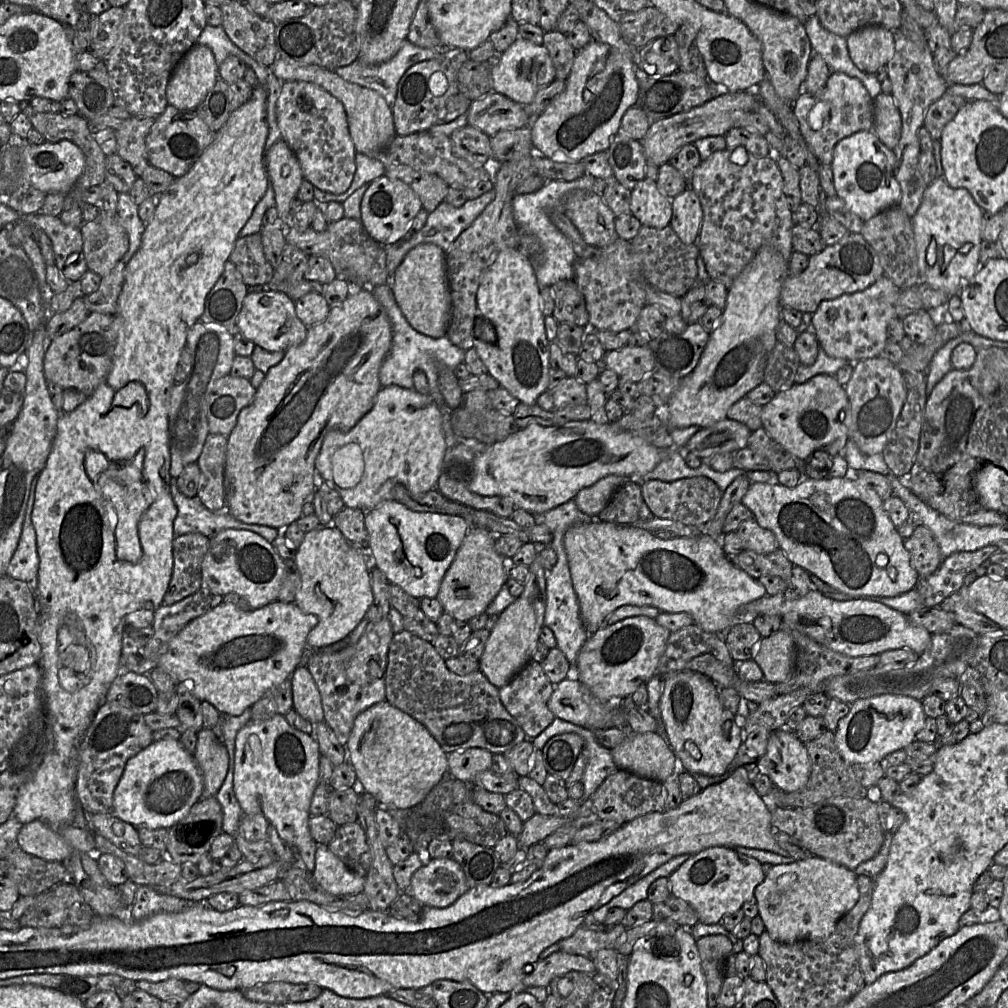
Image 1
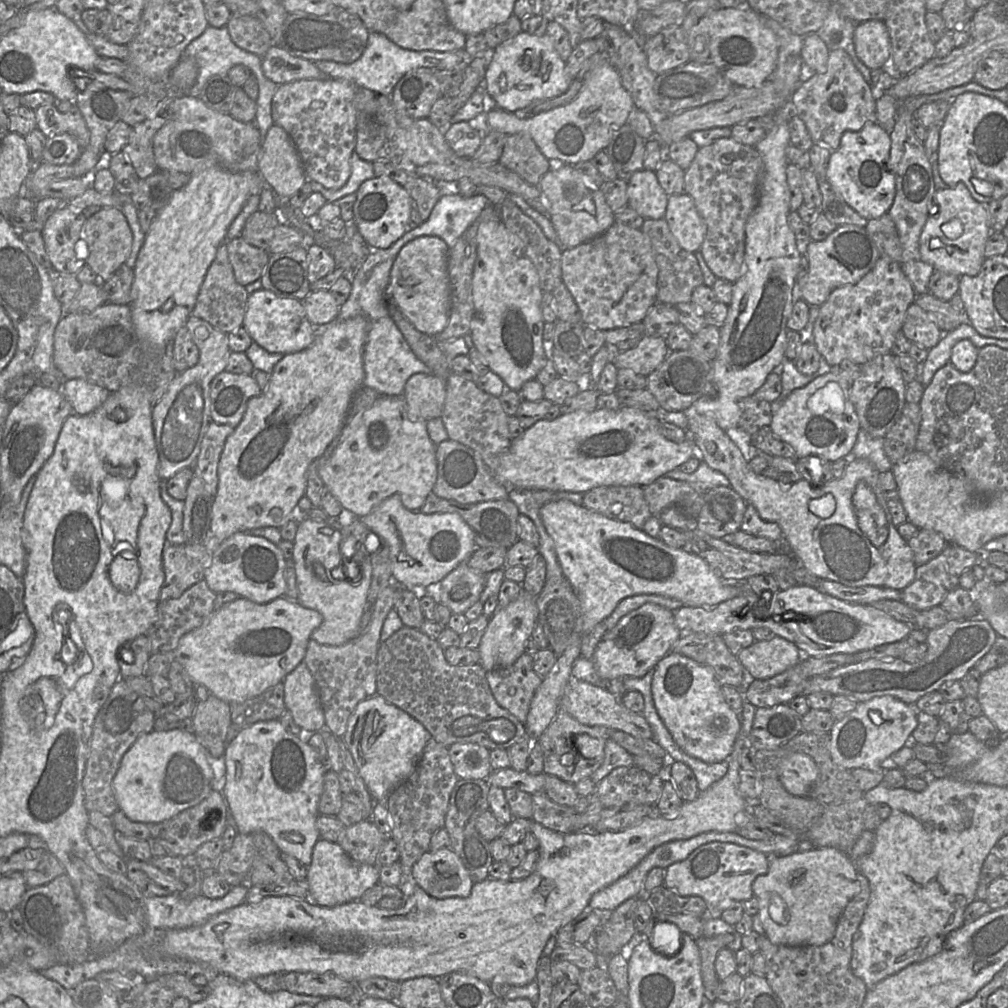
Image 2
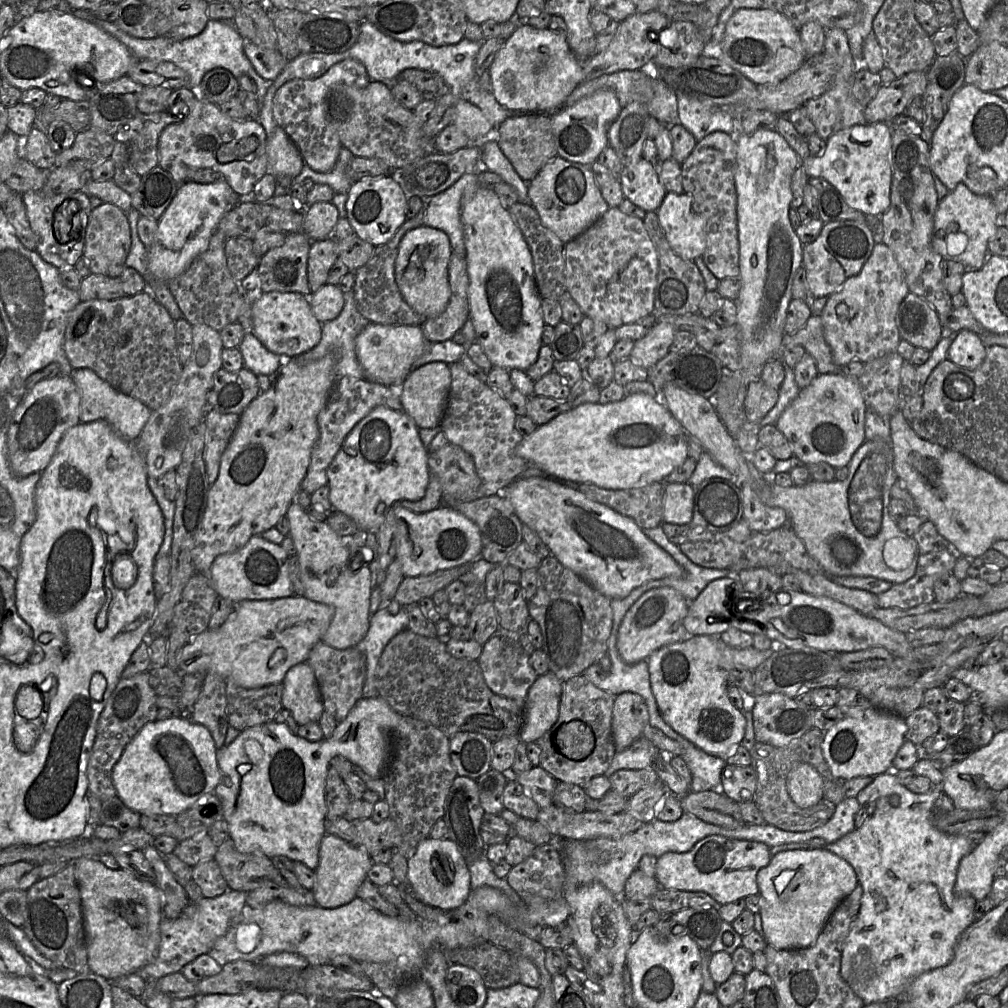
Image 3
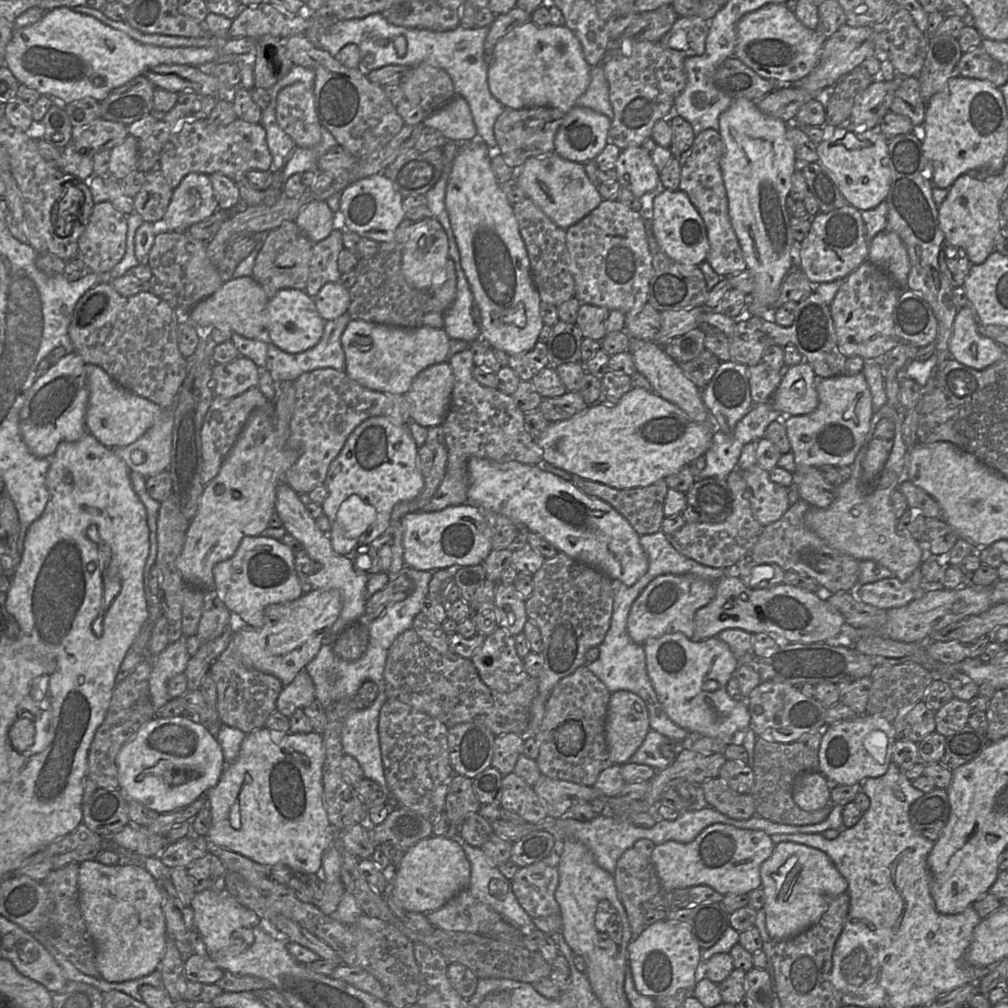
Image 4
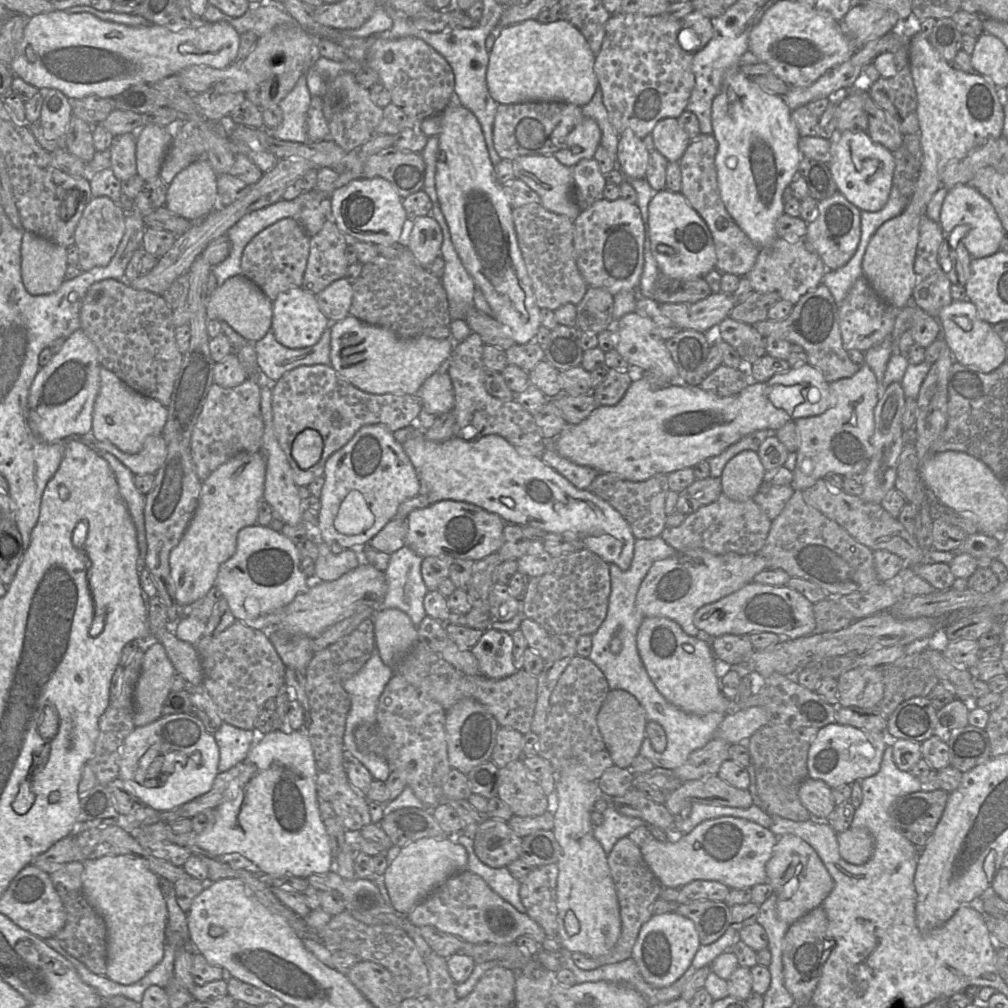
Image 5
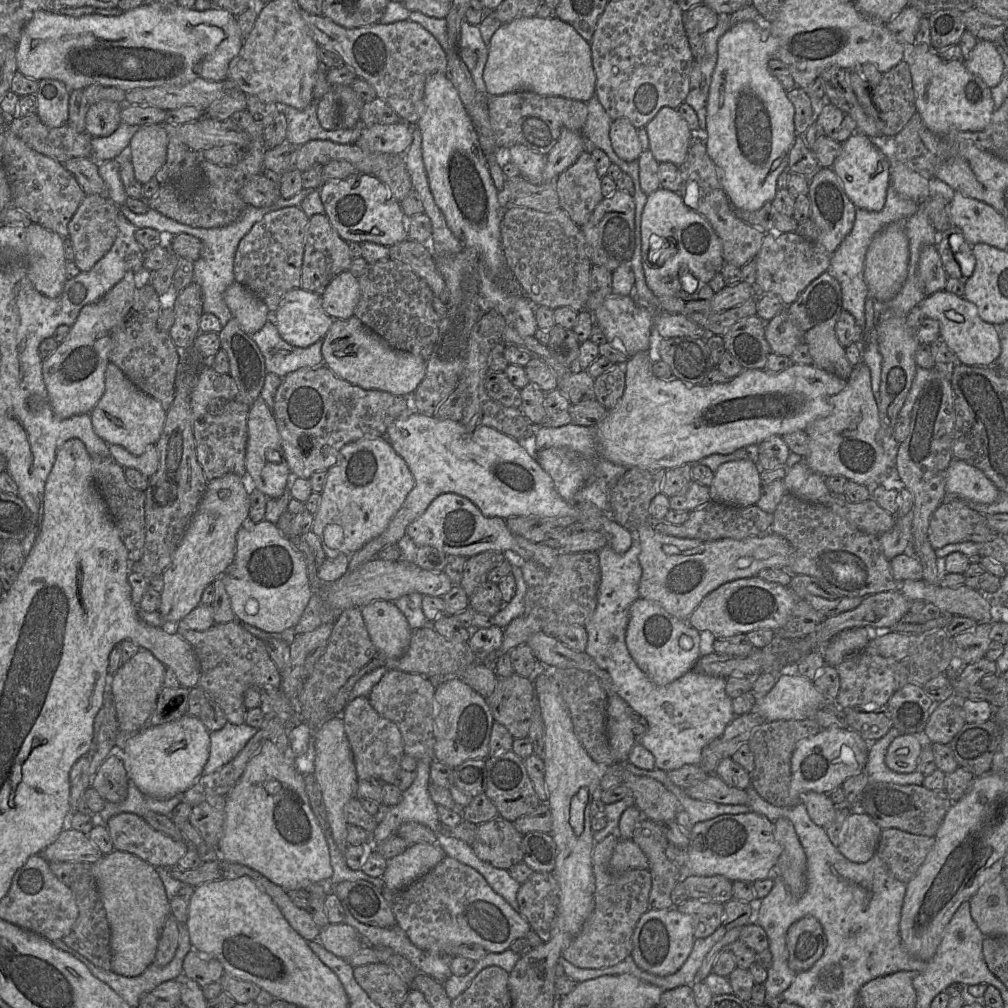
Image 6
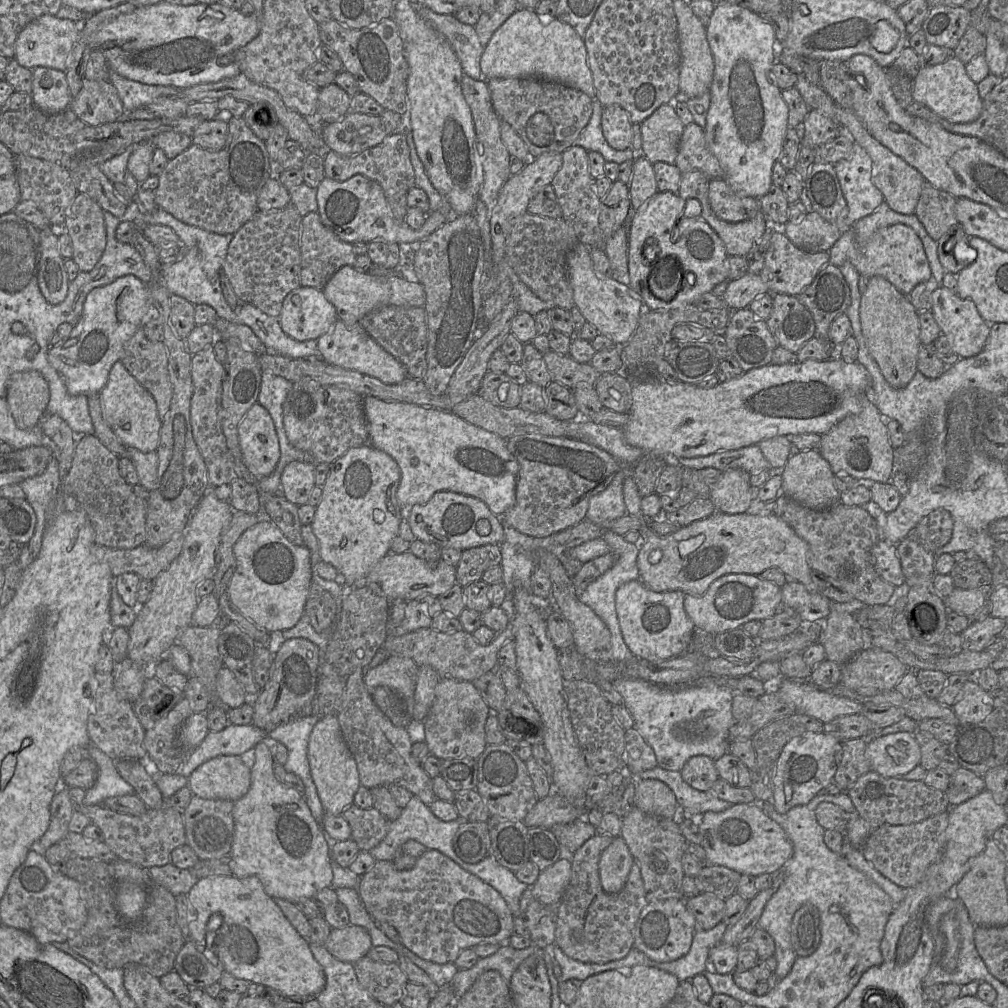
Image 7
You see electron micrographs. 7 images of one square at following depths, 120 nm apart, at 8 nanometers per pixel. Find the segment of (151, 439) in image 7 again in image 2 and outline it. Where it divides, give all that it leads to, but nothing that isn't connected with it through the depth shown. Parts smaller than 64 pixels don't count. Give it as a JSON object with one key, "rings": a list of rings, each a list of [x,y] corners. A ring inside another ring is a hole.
{"rings":[[[75,378],[63,383],[62,394],[71,405],[73,413],[86,415],[98,408],[110,391],[87,380]]]}

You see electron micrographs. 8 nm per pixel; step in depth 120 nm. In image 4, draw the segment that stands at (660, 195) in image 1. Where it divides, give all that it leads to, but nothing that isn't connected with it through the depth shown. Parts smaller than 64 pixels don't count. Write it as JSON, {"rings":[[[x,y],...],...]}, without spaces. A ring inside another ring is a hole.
{"rings":[[[631,146],[621,150],[616,161],[616,181],[638,198],[661,184],[650,153],[642,146]]]}

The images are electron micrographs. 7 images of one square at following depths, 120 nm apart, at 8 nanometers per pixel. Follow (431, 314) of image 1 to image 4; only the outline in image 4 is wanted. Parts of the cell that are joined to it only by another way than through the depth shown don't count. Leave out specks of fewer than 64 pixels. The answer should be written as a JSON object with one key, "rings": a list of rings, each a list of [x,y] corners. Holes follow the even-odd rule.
{"rings":[[[431,216],[414,222],[405,230],[401,268],[406,281],[416,289],[428,290],[433,276],[440,273],[449,259],[449,241],[443,226]]]}

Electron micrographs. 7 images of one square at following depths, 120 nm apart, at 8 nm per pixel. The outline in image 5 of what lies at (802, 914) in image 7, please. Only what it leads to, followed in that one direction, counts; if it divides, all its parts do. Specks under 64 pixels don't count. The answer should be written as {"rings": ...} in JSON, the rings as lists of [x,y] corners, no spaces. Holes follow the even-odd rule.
{"rings":[[[817,907],[788,927],[783,942],[784,984],[795,1000],[795,1007],[809,1005],[819,983],[822,968],[835,942],[828,936],[828,918],[825,910]]]}

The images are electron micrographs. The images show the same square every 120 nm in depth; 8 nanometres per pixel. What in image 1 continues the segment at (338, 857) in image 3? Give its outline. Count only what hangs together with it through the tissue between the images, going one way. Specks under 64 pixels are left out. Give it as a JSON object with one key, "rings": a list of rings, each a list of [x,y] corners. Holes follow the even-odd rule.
{"rings":[[[326,844],[317,845],[315,868],[311,873],[315,881],[332,895],[363,892],[365,877],[351,871]]]}

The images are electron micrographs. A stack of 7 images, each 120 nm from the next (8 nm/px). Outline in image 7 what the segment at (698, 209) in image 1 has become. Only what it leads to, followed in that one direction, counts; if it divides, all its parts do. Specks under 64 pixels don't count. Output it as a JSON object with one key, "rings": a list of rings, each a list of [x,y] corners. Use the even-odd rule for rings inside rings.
{"rings":[[[657,192],[653,197],[647,200],[638,210],[635,211],[633,218],[629,222],[629,238],[627,253],[629,287],[641,299],[645,310],[671,310],[680,308],[682,306],[693,305],[702,294],[711,292],[712,289],[720,282],[728,281],[728,255],[726,253],[726,249],[722,240],[718,237],[718,235],[712,230],[712,228],[705,222],[705,220],[701,216],[684,217],[684,213],[682,213],[683,209],[685,210],[685,202],[678,196],[677,193]],[[688,274],[692,274],[695,278],[695,282],[693,285],[688,284]]]}

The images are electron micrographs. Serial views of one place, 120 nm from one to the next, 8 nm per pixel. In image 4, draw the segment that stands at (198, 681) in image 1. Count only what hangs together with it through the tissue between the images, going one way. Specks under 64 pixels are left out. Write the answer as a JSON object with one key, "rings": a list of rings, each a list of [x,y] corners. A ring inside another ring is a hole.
{"rings":[[[312,589],[294,601],[268,605],[264,610],[264,625],[250,628],[241,624],[233,640],[246,665],[277,677],[287,686],[327,642],[341,609],[342,598],[338,590]],[[187,637],[170,643],[160,654],[152,657],[149,692],[154,710],[158,712],[170,699],[168,682],[178,674],[184,674],[191,658],[186,646]]]}

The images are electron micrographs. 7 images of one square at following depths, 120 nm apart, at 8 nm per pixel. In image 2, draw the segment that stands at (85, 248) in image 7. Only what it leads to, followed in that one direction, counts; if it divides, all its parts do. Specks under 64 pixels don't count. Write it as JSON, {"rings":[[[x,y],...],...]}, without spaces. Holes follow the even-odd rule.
{"rings":[[[107,206],[86,219],[83,238],[87,243],[86,264],[97,274],[99,281],[106,281],[128,258],[133,243],[132,230],[120,208]]]}

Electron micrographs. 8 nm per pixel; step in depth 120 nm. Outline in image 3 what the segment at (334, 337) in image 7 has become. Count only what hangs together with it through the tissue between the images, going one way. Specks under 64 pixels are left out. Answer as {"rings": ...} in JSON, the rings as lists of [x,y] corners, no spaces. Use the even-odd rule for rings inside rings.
{"rings":[[[369,323],[355,339],[355,351],[366,380],[389,387],[400,387],[414,369],[414,363],[425,352],[429,342],[426,340],[421,326],[396,326]]]}

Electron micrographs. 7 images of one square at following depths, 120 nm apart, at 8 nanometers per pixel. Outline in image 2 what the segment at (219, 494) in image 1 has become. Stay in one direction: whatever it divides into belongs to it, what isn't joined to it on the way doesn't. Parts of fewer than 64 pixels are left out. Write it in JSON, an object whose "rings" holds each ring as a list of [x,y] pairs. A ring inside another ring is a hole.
{"rings":[[[210,422],[201,442],[199,456],[194,464],[194,474],[199,476],[206,490],[214,497],[218,487],[218,464],[226,440],[235,428]]]}

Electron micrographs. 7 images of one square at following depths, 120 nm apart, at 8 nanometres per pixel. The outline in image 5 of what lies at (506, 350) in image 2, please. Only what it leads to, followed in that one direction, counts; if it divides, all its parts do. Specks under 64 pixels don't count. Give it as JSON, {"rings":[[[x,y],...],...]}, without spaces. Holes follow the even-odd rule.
{"rings":[[[455,93],[451,102],[439,114],[439,116],[440,116],[440,132],[437,135],[439,140],[439,150],[438,150],[438,156],[436,162],[435,182],[436,182],[436,190],[437,190],[439,203],[442,212],[445,216],[445,219],[447,221],[454,247],[465,269],[473,278],[476,287],[478,287],[482,291],[485,299],[487,300],[489,306],[491,307],[493,311],[492,316],[495,317],[500,323],[505,325],[510,330],[511,335],[516,344],[523,345],[523,344],[527,344],[528,342],[534,342],[534,338],[538,332],[539,327],[541,326],[540,308],[536,304],[534,292],[532,289],[531,279],[529,278],[529,275],[527,273],[522,252],[518,245],[517,235],[516,235],[515,226],[513,222],[513,215],[512,215],[513,207],[509,203],[508,195],[504,191],[502,183],[500,183],[496,177],[495,167],[493,166],[492,161],[490,159],[481,125],[478,119],[476,118],[476,116],[469,109],[467,109],[461,104],[458,97],[455,96]]]}

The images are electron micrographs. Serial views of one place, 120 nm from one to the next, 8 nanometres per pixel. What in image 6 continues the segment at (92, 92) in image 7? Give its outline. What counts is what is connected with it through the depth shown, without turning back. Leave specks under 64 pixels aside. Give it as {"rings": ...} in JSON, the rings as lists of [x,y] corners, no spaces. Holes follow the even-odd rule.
{"rings":[[[100,101],[88,107],[86,114],[86,132],[92,137],[107,137],[121,123],[122,104],[114,101]]]}

